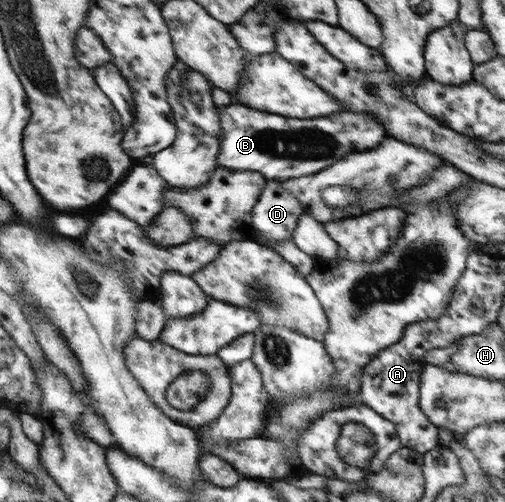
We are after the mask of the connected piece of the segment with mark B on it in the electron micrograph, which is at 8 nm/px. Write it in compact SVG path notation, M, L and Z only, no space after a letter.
M233 103L218 112L222 126L218 165L234 170L251 169L265 179L310 176L329 168L347 153L376 148L387 137L385 125L370 113L341 111L329 116L299 119Z

